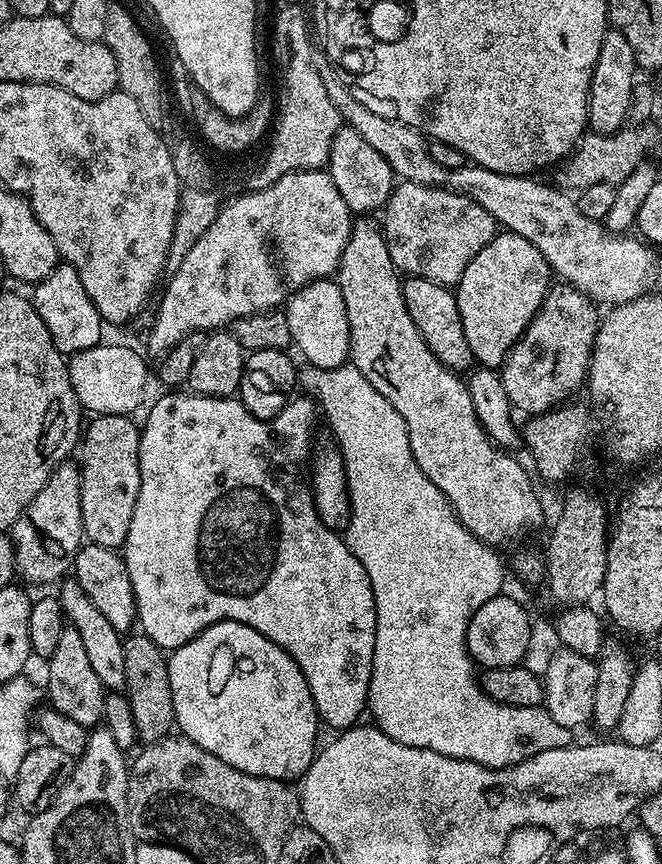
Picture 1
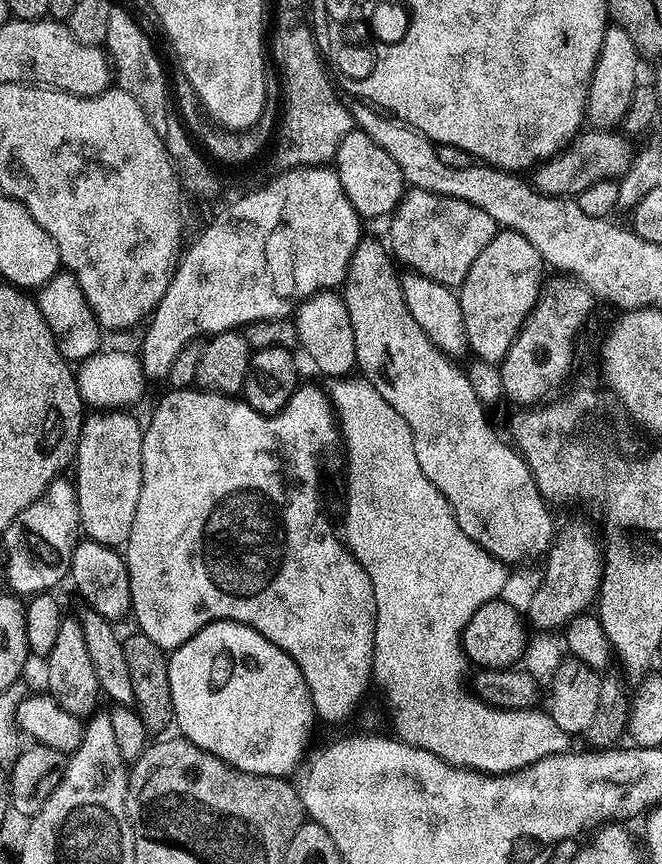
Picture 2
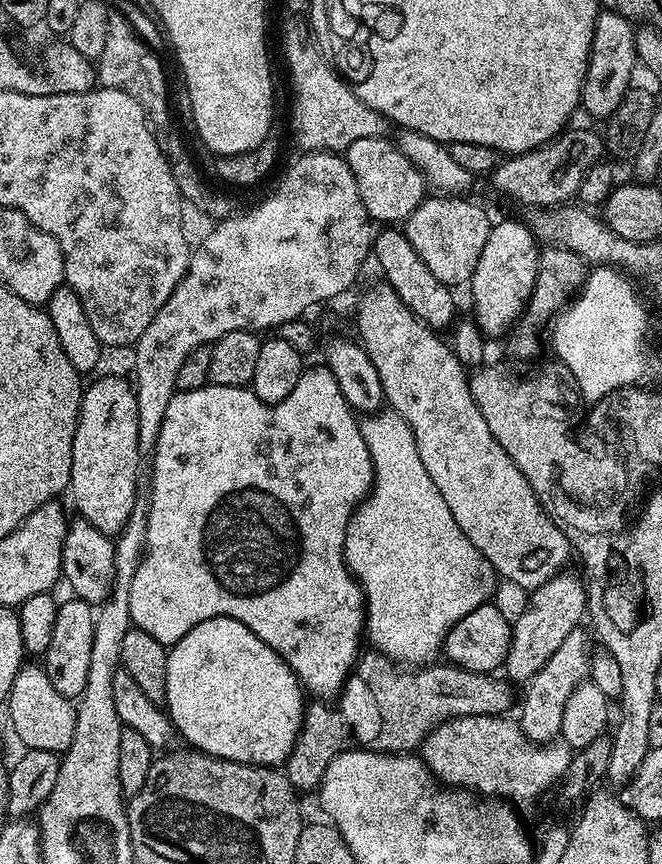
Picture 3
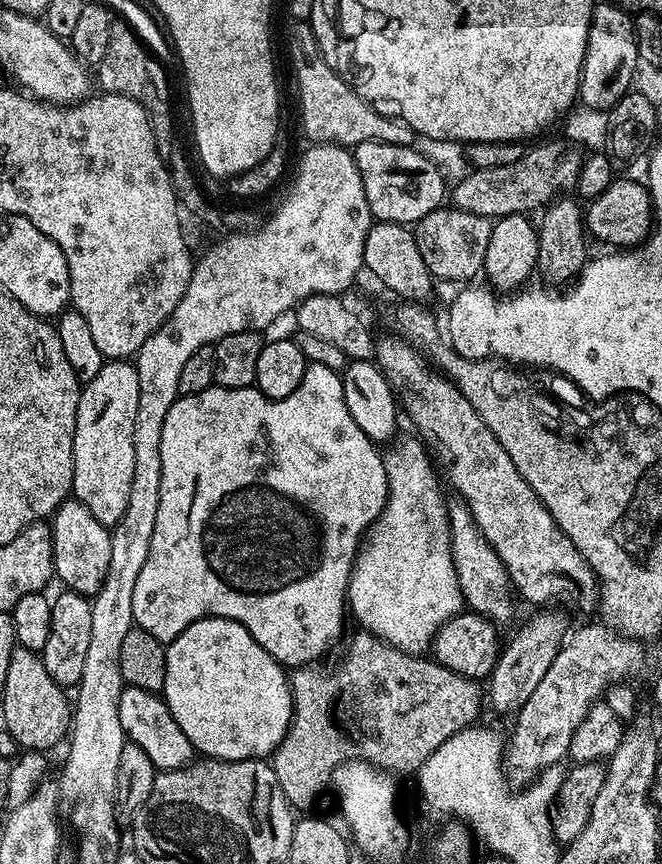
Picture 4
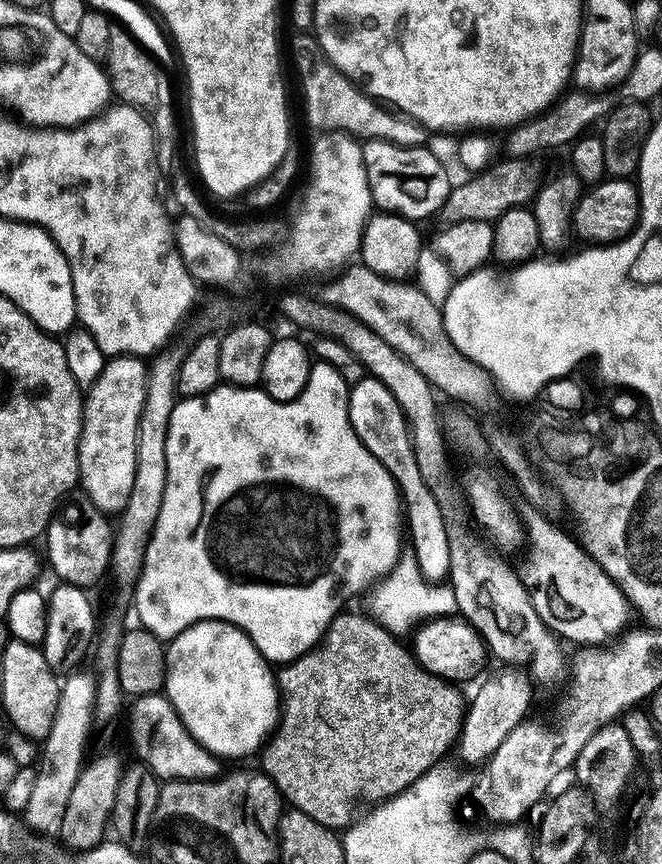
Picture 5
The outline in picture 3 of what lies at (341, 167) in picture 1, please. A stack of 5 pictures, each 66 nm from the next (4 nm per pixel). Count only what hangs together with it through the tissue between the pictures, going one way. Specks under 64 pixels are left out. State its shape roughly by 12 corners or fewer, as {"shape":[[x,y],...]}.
{"shape":[[384,136],[346,149],[373,221],[403,222],[424,175]]}

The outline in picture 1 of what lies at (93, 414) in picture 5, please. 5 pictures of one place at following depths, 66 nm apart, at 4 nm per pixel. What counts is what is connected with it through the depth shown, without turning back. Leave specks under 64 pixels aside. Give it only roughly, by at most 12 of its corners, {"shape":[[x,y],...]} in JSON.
{"shape":[[97,415],[82,436],[87,543],[123,549],[140,485],[140,428]]}

